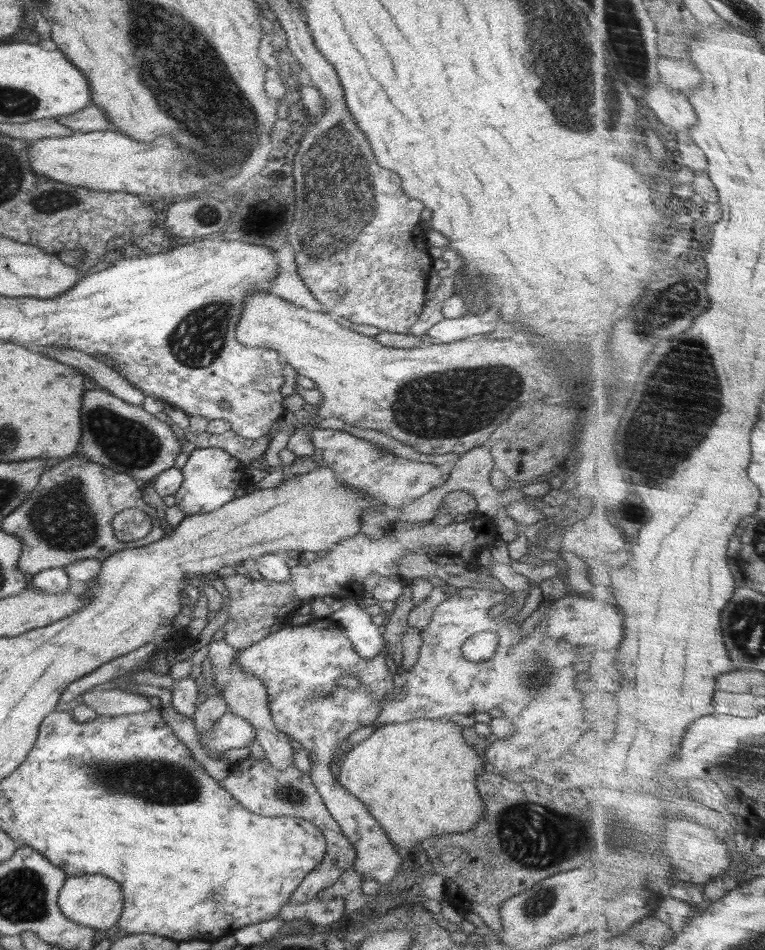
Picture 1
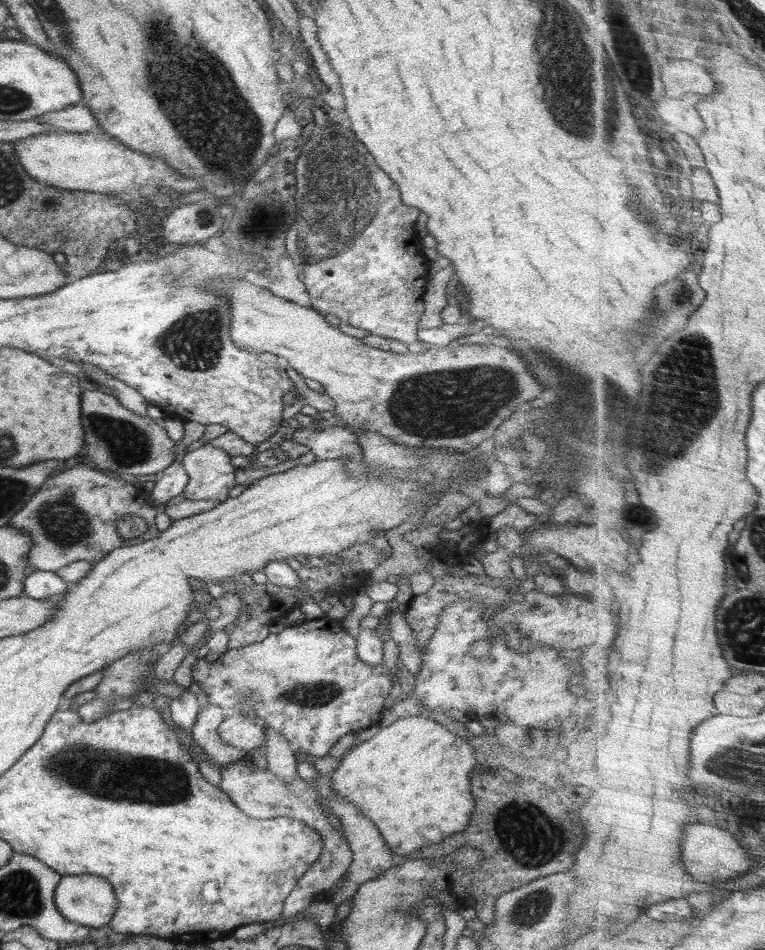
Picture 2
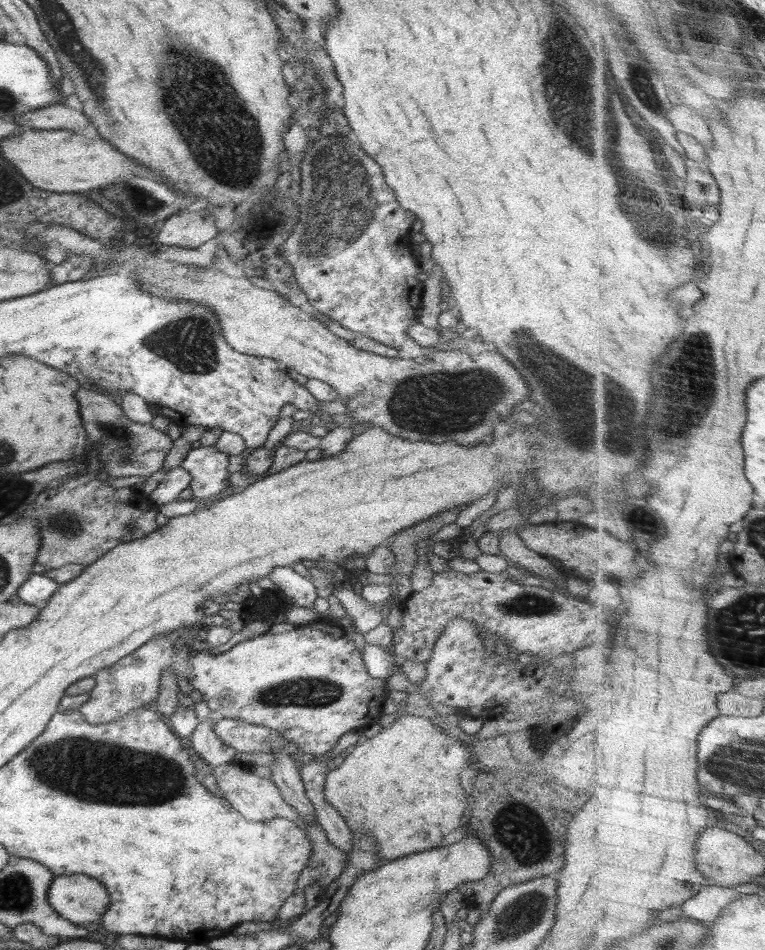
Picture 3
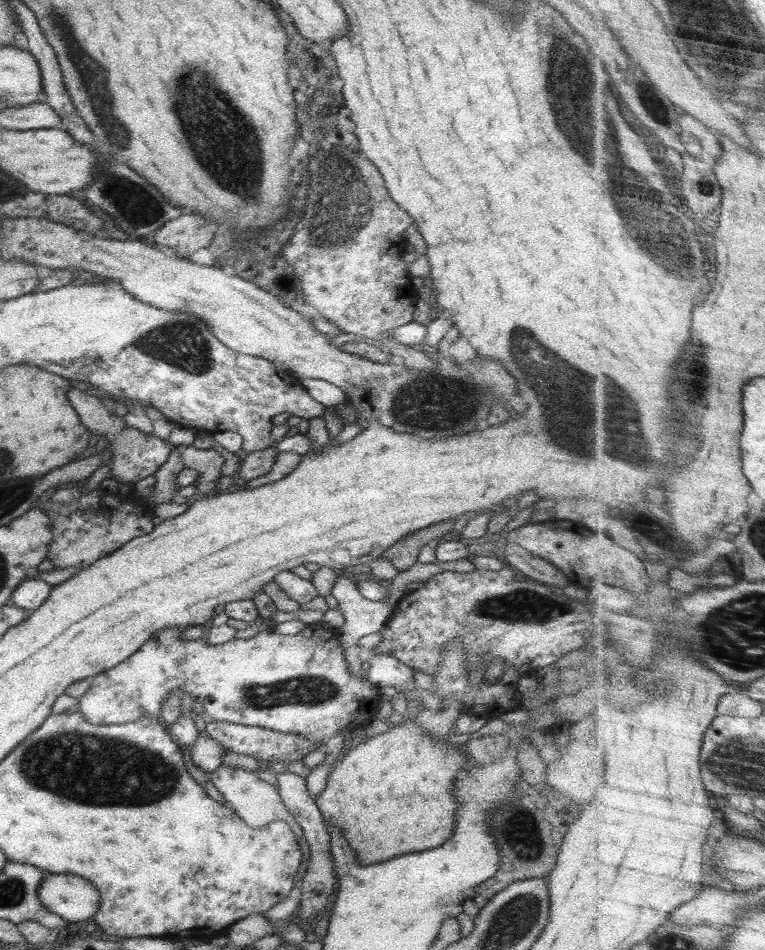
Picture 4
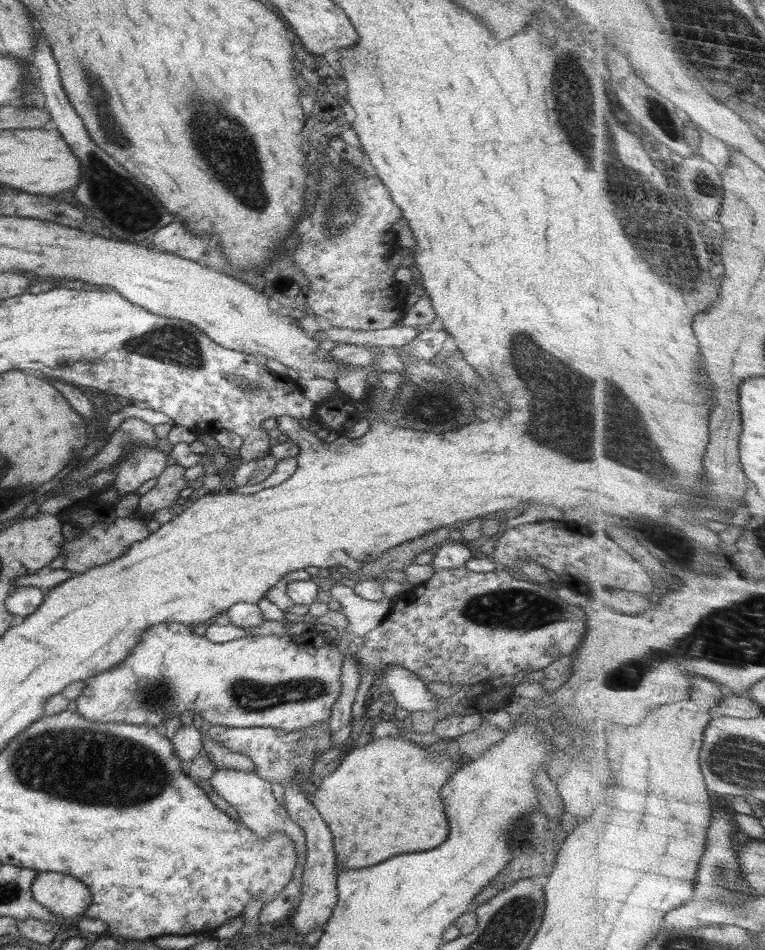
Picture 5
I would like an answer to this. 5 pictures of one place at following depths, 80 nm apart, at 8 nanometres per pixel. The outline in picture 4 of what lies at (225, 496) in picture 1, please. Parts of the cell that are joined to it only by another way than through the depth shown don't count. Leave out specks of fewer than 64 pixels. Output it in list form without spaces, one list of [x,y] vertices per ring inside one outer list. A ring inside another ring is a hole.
[[[180,445],[178,448],[186,468],[198,471],[200,484],[196,488],[196,497],[202,494],[216,495],[219,489],[216,480],[221,477],[224,457],[212,449],[195,448],[192,445]]]

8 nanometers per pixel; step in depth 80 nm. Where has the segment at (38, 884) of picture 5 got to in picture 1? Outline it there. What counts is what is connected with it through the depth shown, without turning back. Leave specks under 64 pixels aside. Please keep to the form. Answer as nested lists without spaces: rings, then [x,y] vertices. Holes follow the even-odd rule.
[[[90,874],[67,879],[60,890],[57,903],[66,918],[96,930],[108,930],[117,924],[123,904],[120,886],[114,880],[108,880],[106,876],[90,876]]]

